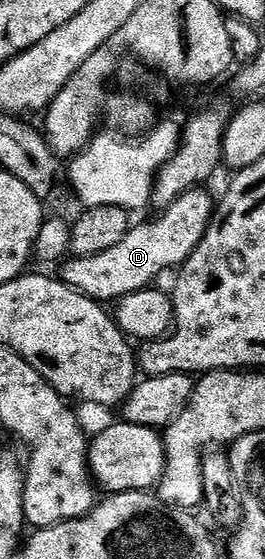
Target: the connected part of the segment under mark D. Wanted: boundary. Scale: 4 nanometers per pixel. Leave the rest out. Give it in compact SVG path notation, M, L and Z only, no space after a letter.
M197 188L178 196L174 204L163 207L157 213L160 215L153 222L133 225L126 236L114 244L114 248L98 252L98 256L69 257L59 267L60 281L101 304L115 304L134 292L149 289L155 283L152 282L155 278L162 277L167 270L175 271L183 266L194 248L202 244L202 236L206 236L217 208L214 198L212 202L206 191Z

